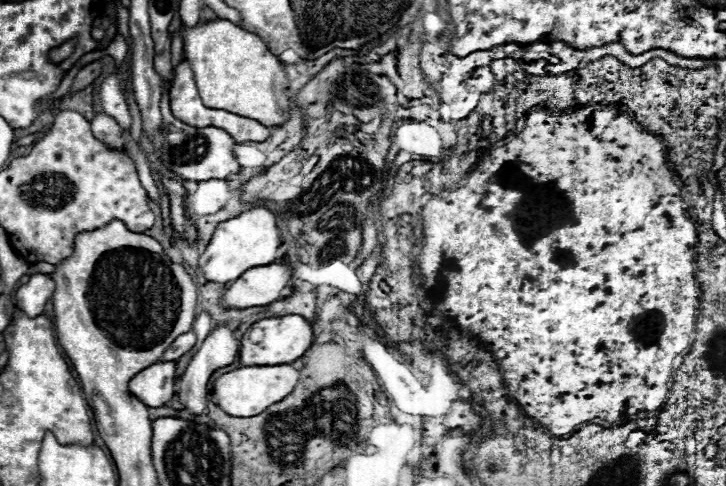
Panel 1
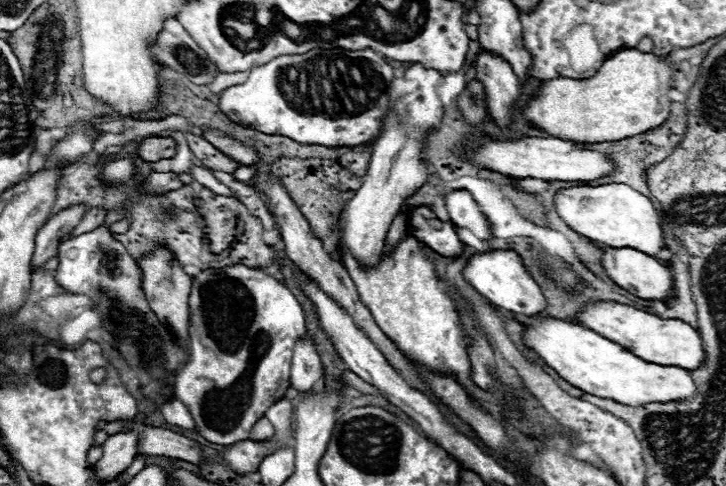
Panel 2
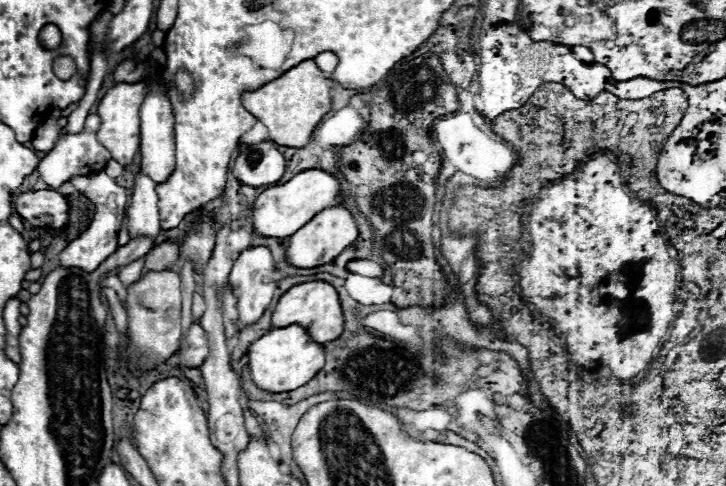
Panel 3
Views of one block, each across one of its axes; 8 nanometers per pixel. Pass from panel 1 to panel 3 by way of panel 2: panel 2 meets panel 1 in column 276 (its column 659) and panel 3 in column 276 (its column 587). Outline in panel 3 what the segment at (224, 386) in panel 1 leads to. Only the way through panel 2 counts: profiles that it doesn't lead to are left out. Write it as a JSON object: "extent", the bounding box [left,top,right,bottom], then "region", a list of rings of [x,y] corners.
{"extent":[248,324,324,392],"region":[[[292,324],[286,328],[272,328],[258,338],[248,350],[248,366],[252,380],[268,392],[290,392],[312,380],[324,366],[324,346],[314,342],[306,328]]]}

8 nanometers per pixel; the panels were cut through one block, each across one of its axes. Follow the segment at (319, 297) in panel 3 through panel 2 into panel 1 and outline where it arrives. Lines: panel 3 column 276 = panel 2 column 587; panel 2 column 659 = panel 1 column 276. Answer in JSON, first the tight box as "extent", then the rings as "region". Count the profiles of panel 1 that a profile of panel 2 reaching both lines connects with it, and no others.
{"extent":[240,314,314,366],"region":[[[286,314],[276,318],[264,318],[254,322],[240,340],[240,364],[242,366],[274,366],[274,364],[290,364],[300,358],[308,346],[312,346],[314,334],[312,324],[298,316]]]}

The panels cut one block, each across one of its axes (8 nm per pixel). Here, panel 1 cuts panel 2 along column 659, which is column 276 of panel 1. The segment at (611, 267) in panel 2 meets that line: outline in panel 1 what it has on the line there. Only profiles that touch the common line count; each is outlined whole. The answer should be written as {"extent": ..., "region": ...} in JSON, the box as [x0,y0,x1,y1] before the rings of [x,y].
{"extent":[222,260,292,308],"region":[[[284,260],[272,262],[268,266],[254,266],[228,286],[222,304],[228,308],[250,308],[272,304],[280,300],[282,290],[290,282],[290,276],[292,266]]]}

